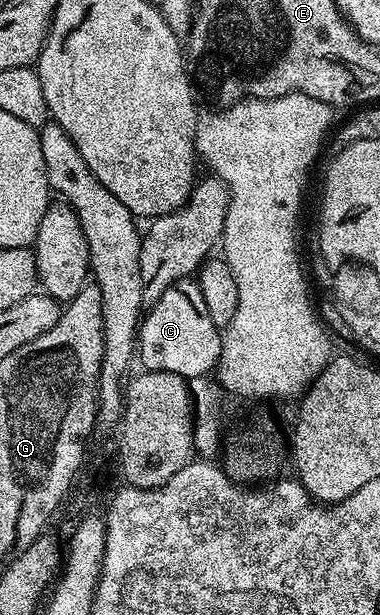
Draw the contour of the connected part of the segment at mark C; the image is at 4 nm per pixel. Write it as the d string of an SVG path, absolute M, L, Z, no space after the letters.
M198 281L174 282L142 315L137 333L137 362L143 370L164 370L186 378L210 375L219 365L223 336L209 320Z

